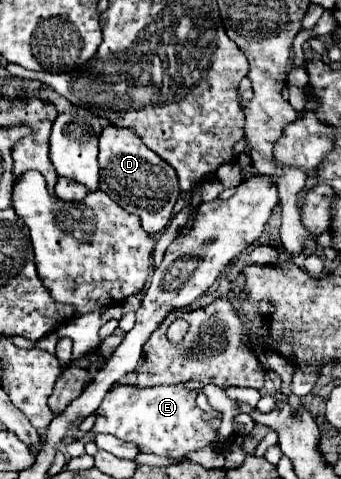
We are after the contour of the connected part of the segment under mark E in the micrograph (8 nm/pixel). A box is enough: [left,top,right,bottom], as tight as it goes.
[92,386,218,460]

